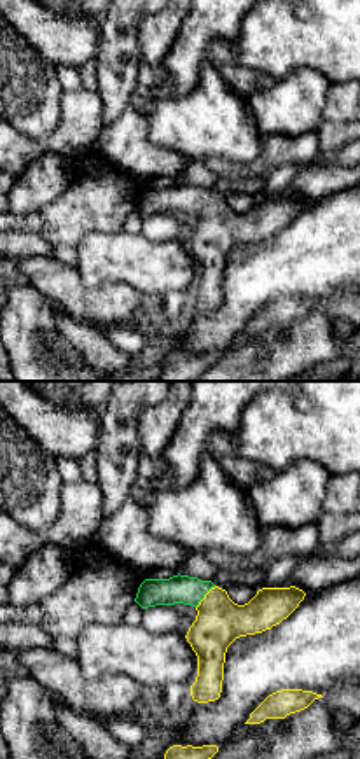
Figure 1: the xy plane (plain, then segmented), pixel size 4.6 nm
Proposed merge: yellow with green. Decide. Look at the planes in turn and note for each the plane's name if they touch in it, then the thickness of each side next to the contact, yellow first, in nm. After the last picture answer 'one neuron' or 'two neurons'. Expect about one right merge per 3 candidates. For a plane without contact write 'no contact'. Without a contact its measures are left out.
meets yellow in xy; 220 nm thick on the yellow side, 130 nm on the other

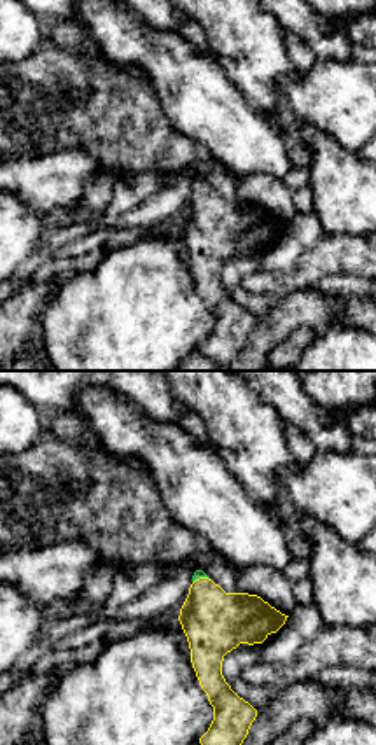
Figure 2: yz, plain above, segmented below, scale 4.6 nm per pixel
meets yellow in yz; 300 nm thick on the yellow side, 40 nm on the other

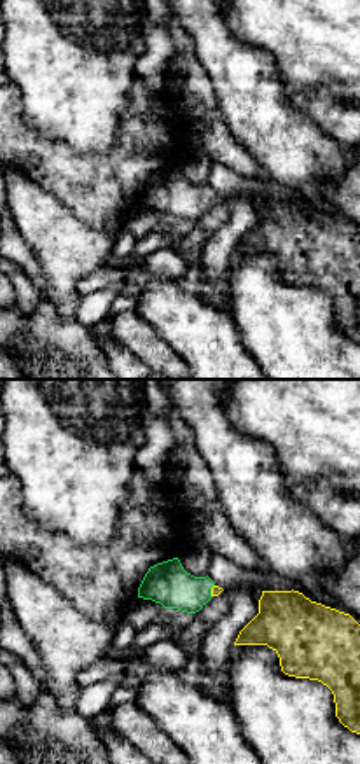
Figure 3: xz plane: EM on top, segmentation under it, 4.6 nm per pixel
meets yellow in xz; 50 nm thick on the yellow side, 200 nm on the other

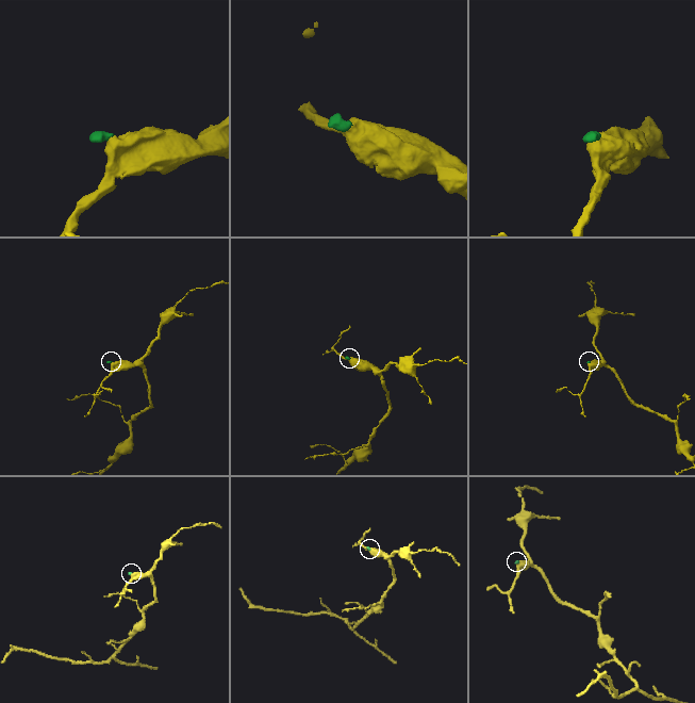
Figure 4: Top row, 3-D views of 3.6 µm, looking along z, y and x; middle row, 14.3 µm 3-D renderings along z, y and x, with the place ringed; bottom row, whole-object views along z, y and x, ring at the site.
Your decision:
one neuron

